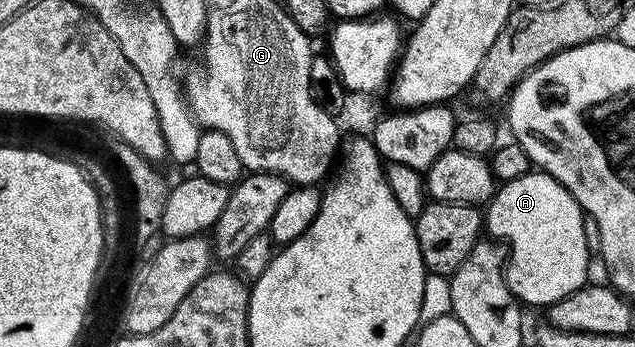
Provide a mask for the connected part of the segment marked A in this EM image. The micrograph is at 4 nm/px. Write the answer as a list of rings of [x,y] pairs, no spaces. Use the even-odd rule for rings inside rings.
[[[530,172],[519,180],[500,183],[496,194],[487,203],[483,222],[488,233],[489,230],[493,233],[490,235],[494,239],[504,240],[507,243],[505,279],[517,301],[526,307],[551,307],[586,285],[588,278],[585,277],[589,274],[589,238],[585,235],[587,218],[581,205],[570,196],[569,189],[559,184],[551,175],[544,172]]]

